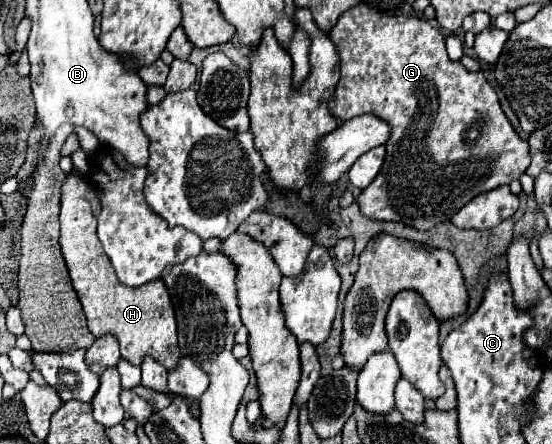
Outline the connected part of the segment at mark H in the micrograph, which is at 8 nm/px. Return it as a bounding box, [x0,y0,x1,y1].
[59,173,181,369]

